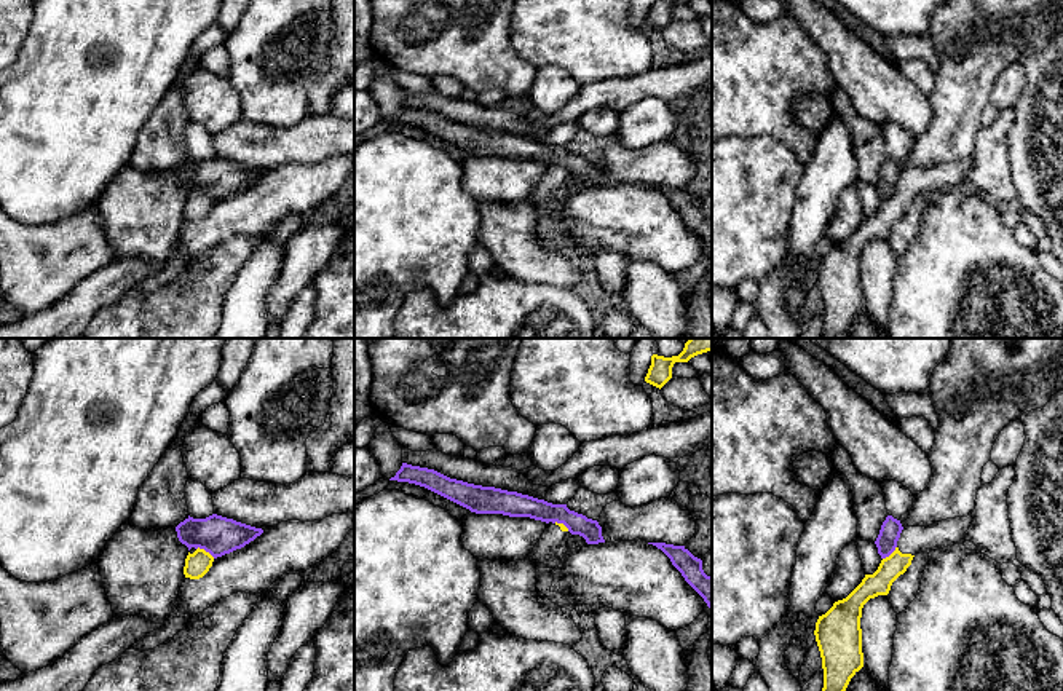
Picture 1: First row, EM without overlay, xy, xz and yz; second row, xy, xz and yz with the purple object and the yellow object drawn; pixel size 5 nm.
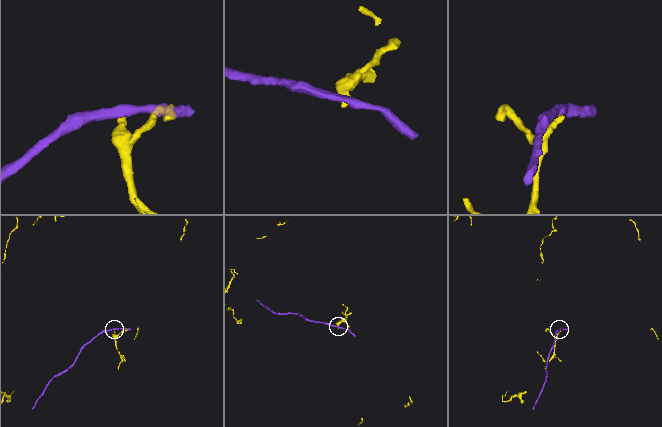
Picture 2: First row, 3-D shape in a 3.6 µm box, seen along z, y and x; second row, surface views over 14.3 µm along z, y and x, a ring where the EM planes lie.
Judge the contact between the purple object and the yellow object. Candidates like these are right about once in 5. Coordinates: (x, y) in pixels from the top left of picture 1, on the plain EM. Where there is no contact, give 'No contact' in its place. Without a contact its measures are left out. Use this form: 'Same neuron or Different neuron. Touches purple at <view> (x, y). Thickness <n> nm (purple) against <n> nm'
Different neuron. Touches purple at xy (206, 193). Thickness 200 nm (purple) against 120 nm

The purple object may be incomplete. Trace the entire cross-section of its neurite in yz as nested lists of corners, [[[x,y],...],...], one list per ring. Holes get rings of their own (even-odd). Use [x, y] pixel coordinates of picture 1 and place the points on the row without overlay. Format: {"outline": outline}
{"outline": [[[892,158],[886,160],[875,184],[881,201],[889,199],[895,193],[902,172],[903,169],[900,163],[894,161]]]}

